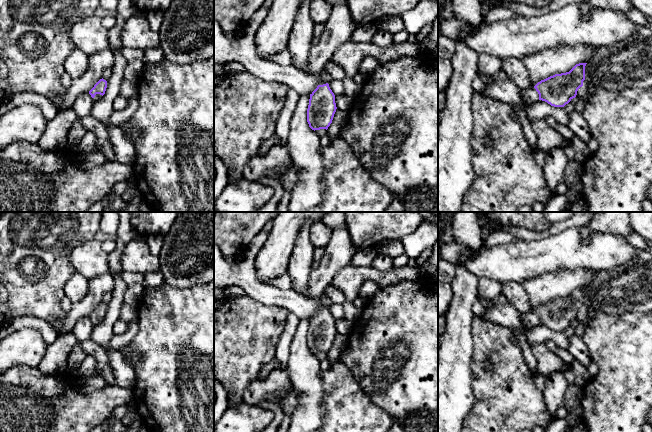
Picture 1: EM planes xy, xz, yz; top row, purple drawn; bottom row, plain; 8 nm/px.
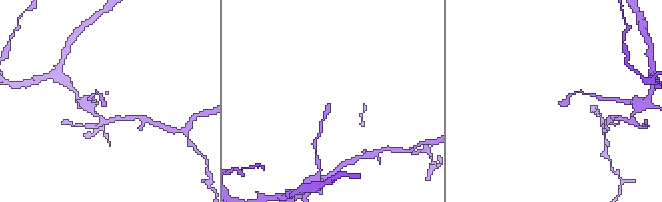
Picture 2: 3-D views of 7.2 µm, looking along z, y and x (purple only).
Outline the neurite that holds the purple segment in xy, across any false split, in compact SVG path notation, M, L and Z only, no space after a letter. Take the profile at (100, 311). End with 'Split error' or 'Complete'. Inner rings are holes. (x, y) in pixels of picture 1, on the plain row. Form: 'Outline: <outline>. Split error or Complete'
Outline: M103 302L100 303L94 311L89 315L89 318L93 322L93 325L98 325L102 322L102 320L105 318L107 312L107 305Z. Split error

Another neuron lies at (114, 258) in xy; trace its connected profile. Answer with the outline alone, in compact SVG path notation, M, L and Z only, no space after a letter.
M116 236L115 242L115 249L108 254L109 273L113 276L122 271L121 255L126 245L118 236Z

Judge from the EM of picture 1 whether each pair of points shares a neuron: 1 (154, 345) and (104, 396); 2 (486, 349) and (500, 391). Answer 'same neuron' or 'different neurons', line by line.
1: different neurons
2: same neuron

